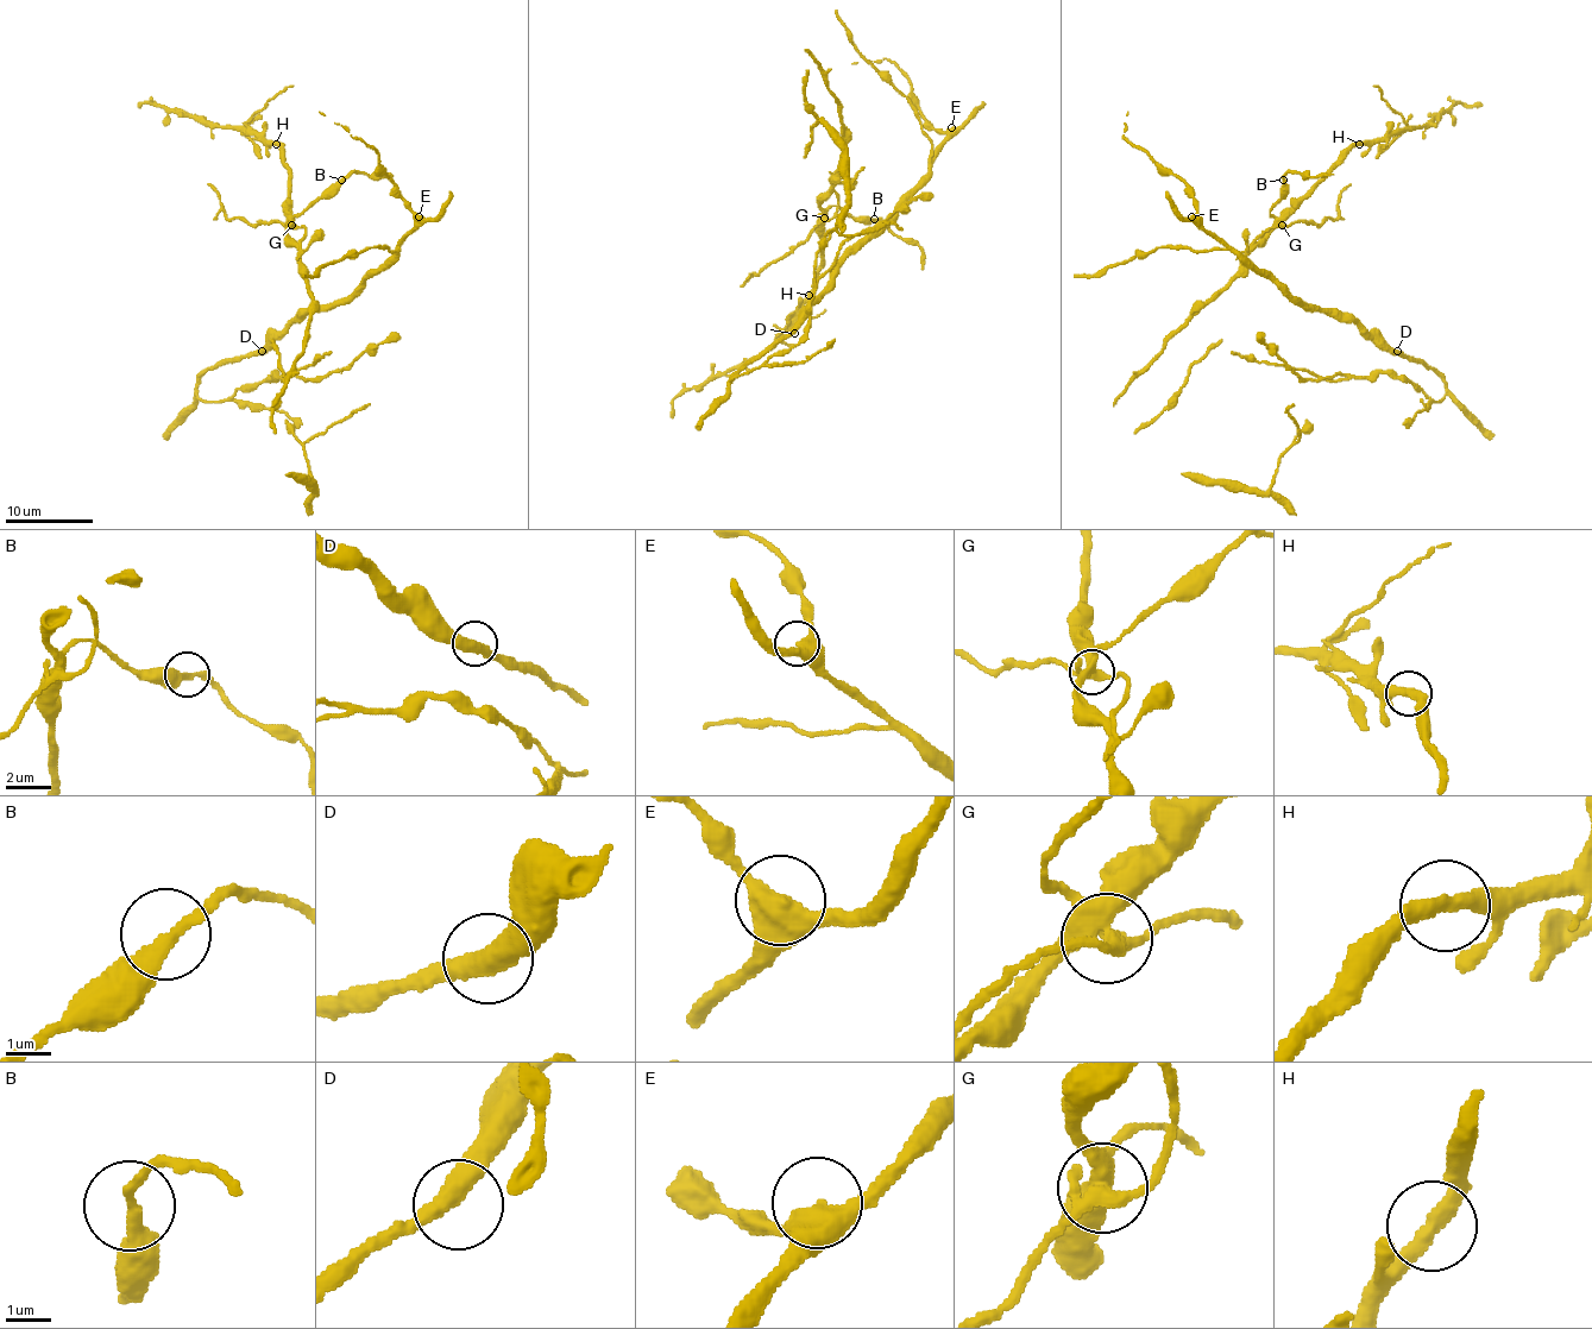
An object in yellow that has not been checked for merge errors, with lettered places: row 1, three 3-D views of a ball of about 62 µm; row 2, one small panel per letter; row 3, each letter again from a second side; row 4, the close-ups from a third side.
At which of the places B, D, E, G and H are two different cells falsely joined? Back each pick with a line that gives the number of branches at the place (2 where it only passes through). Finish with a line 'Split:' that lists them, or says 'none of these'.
G: 6
H: 2
Split: G, H

